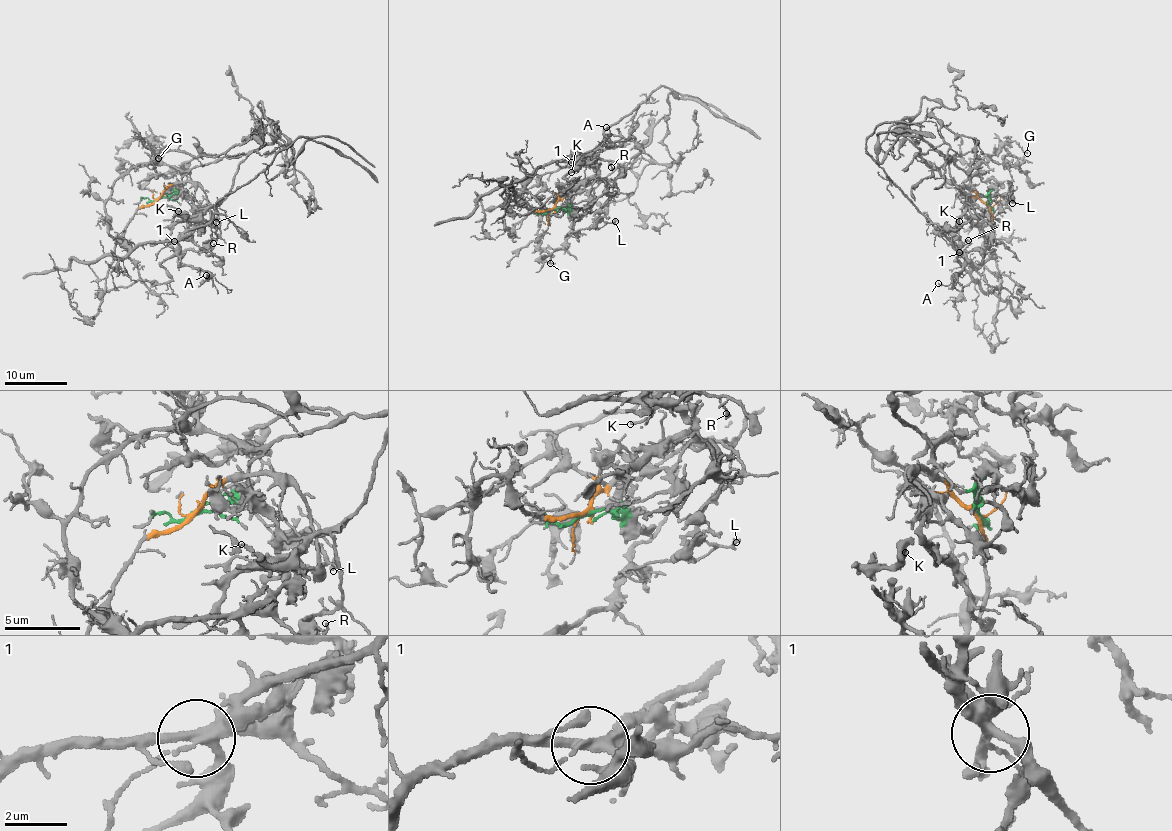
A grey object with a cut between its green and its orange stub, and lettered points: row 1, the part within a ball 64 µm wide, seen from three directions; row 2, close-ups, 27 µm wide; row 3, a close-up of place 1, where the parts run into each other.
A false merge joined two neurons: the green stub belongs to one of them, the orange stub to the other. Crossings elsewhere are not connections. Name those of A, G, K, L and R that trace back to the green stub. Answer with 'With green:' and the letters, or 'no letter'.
With green: G, K, L

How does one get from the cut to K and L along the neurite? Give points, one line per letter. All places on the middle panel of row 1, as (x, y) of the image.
K: (552, 209), (568, 206), (571, 195), (608, 176), (626, 163), (612, 179), (598, 177), (586, 165), (571, 172)
L: (552, 209), (568, 206), (571, 195), (626, 163), (602, 206), (600, 217), (615, 221)

